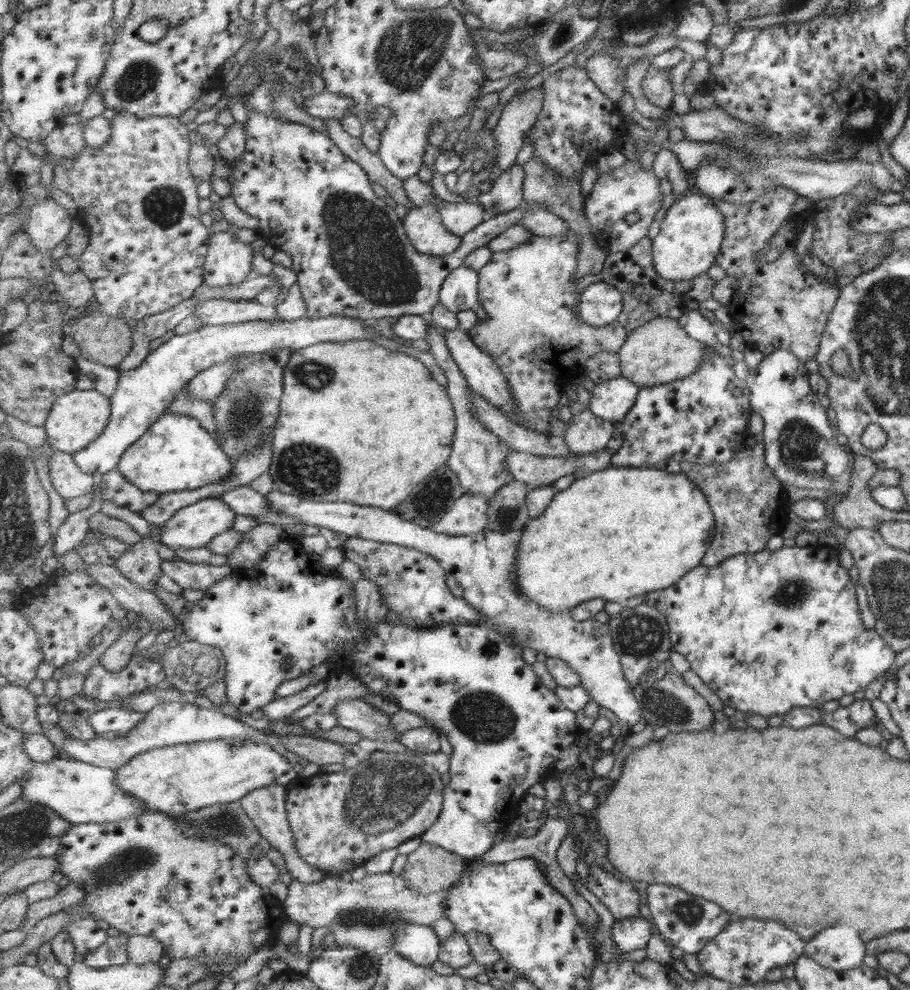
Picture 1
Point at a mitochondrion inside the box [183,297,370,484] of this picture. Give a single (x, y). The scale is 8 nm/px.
(244, 415)

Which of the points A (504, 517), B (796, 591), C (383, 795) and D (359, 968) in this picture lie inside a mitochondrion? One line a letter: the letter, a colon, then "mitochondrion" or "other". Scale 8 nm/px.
A: mitochondrion
B: mitochondrion
C: mitochondrion
D: mitochondrion

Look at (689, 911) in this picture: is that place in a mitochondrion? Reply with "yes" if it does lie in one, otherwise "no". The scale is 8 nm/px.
yes

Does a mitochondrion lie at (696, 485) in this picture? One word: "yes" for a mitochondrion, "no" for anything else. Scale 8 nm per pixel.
no

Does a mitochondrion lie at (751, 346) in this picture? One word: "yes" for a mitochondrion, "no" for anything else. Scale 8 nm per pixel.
no

